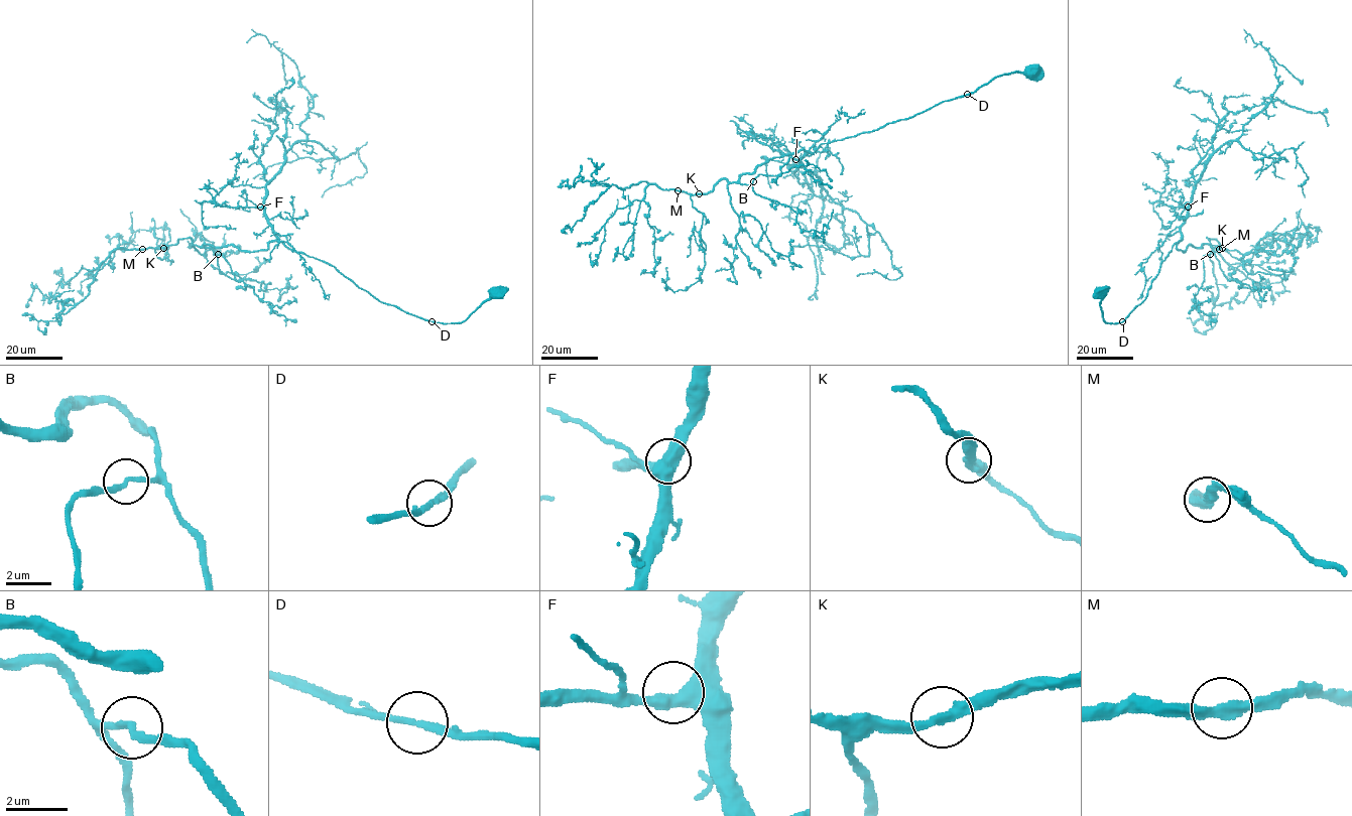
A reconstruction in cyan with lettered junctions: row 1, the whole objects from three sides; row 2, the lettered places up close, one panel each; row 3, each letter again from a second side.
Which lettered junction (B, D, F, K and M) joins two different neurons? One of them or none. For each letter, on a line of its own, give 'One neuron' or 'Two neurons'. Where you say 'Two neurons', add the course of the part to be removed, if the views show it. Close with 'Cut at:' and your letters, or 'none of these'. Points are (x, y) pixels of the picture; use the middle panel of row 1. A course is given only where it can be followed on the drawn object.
B: One neuron
D: One neuron
F: One neuron
K: One neuron
M: One neuron
Cut at: none of these

